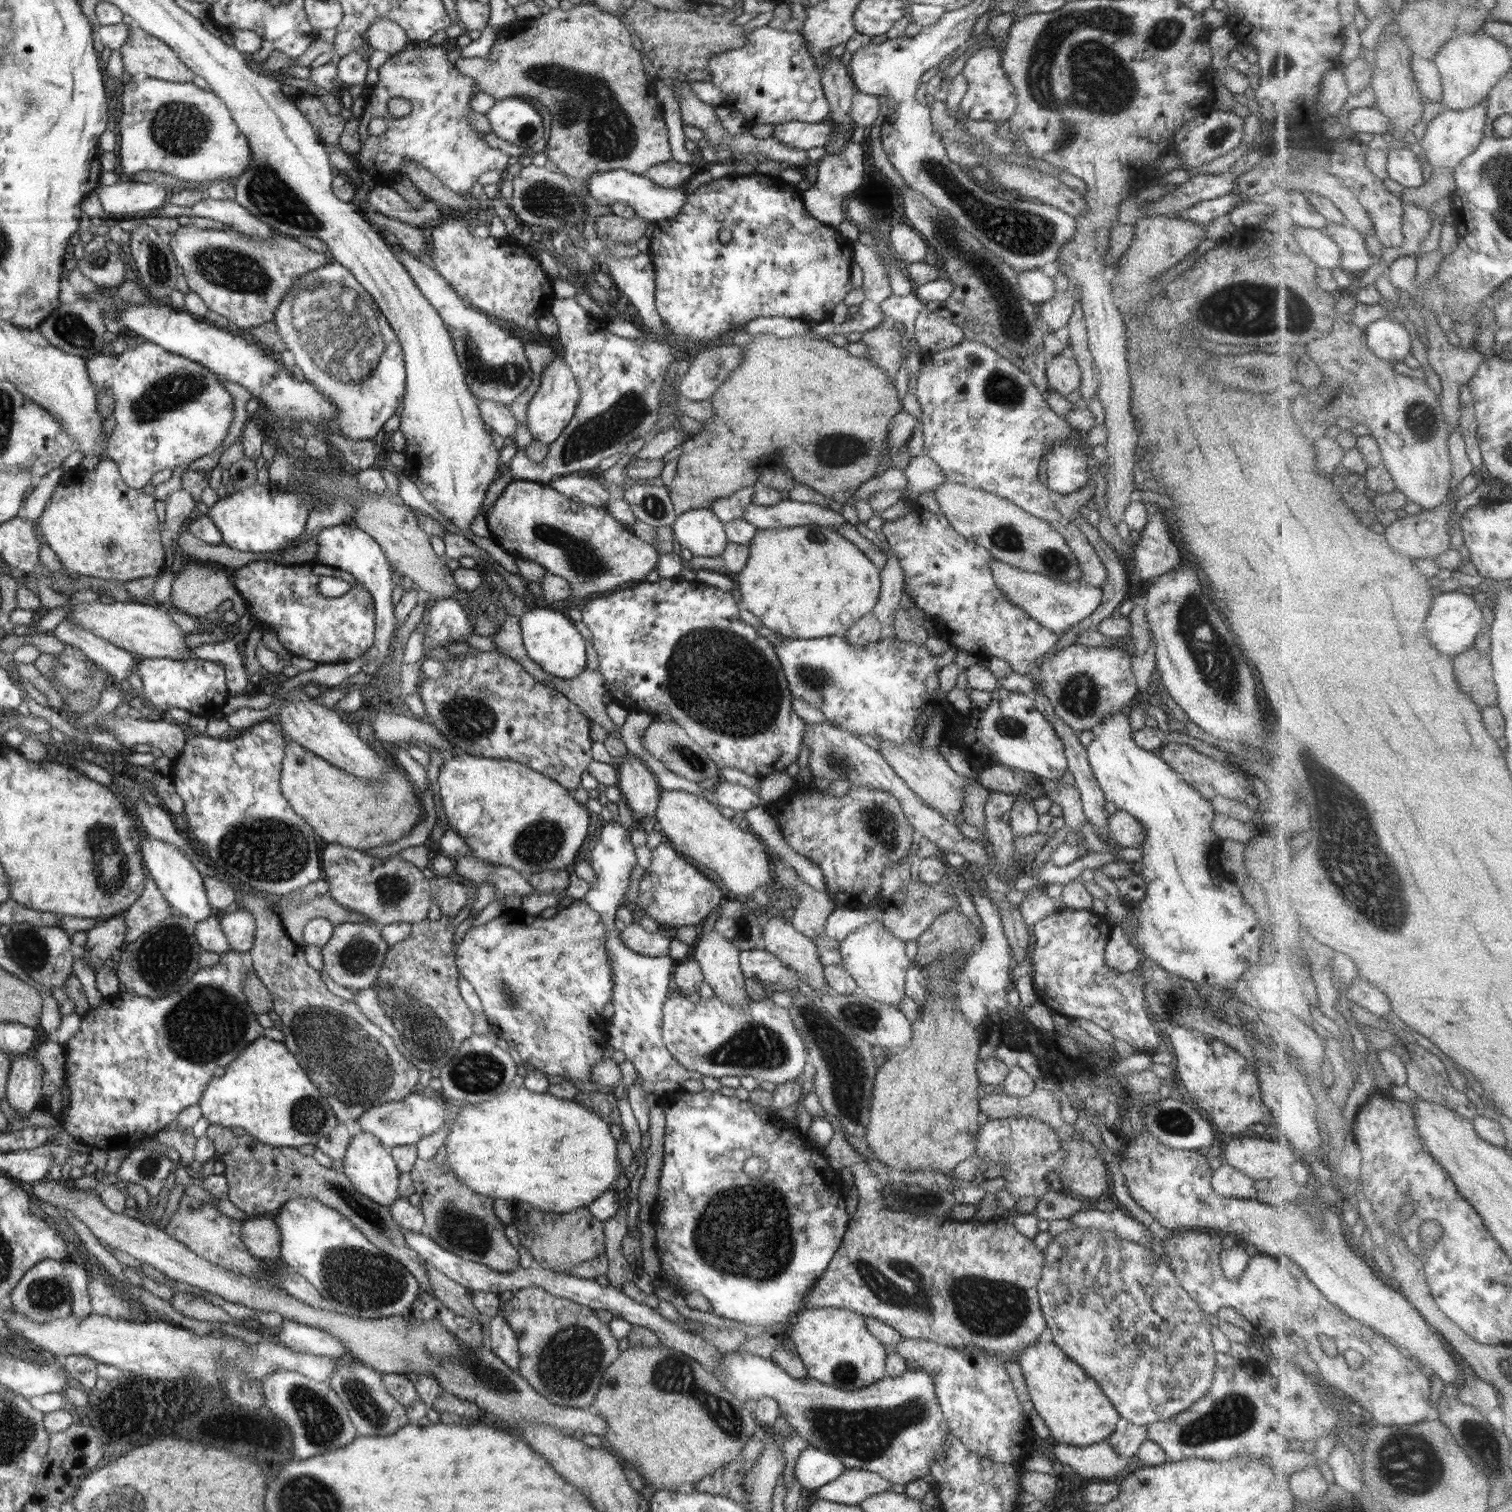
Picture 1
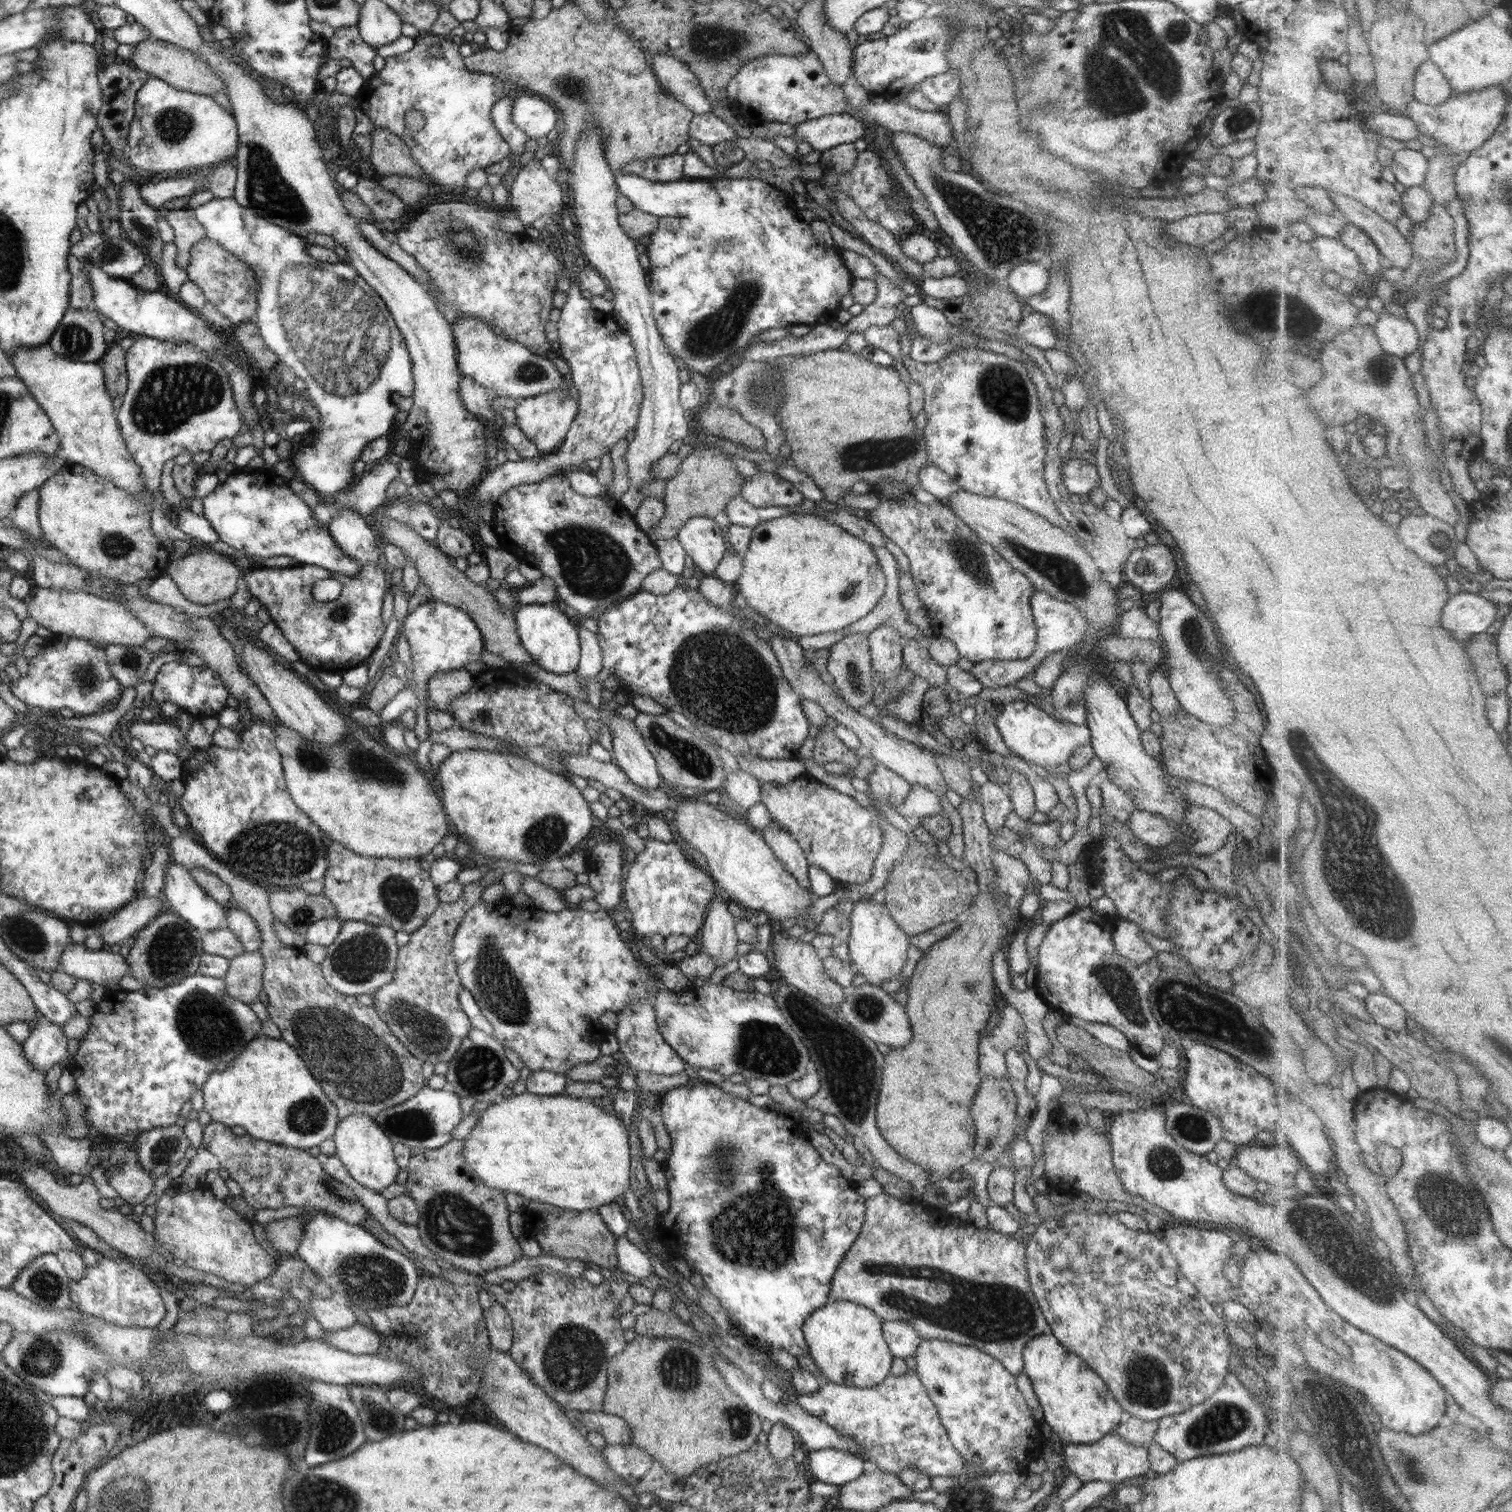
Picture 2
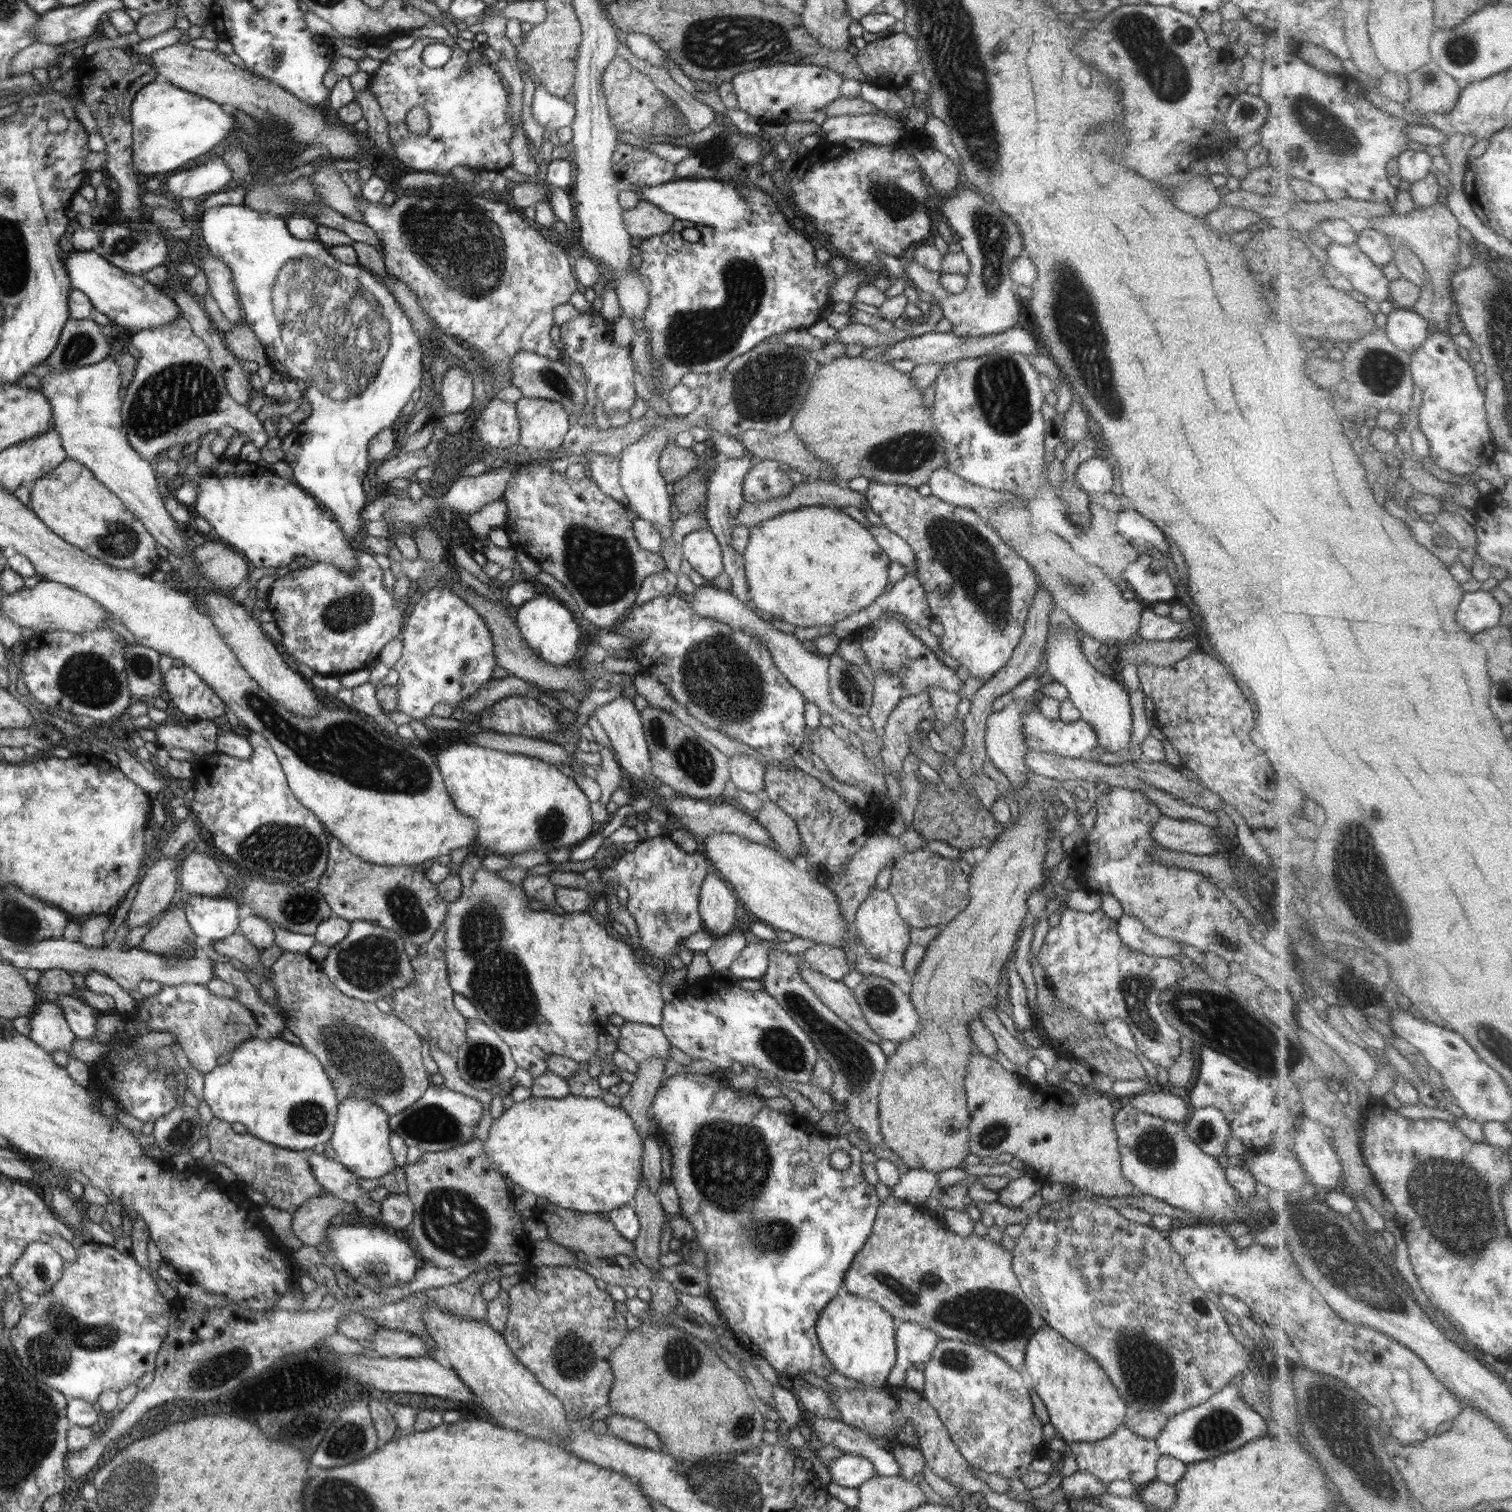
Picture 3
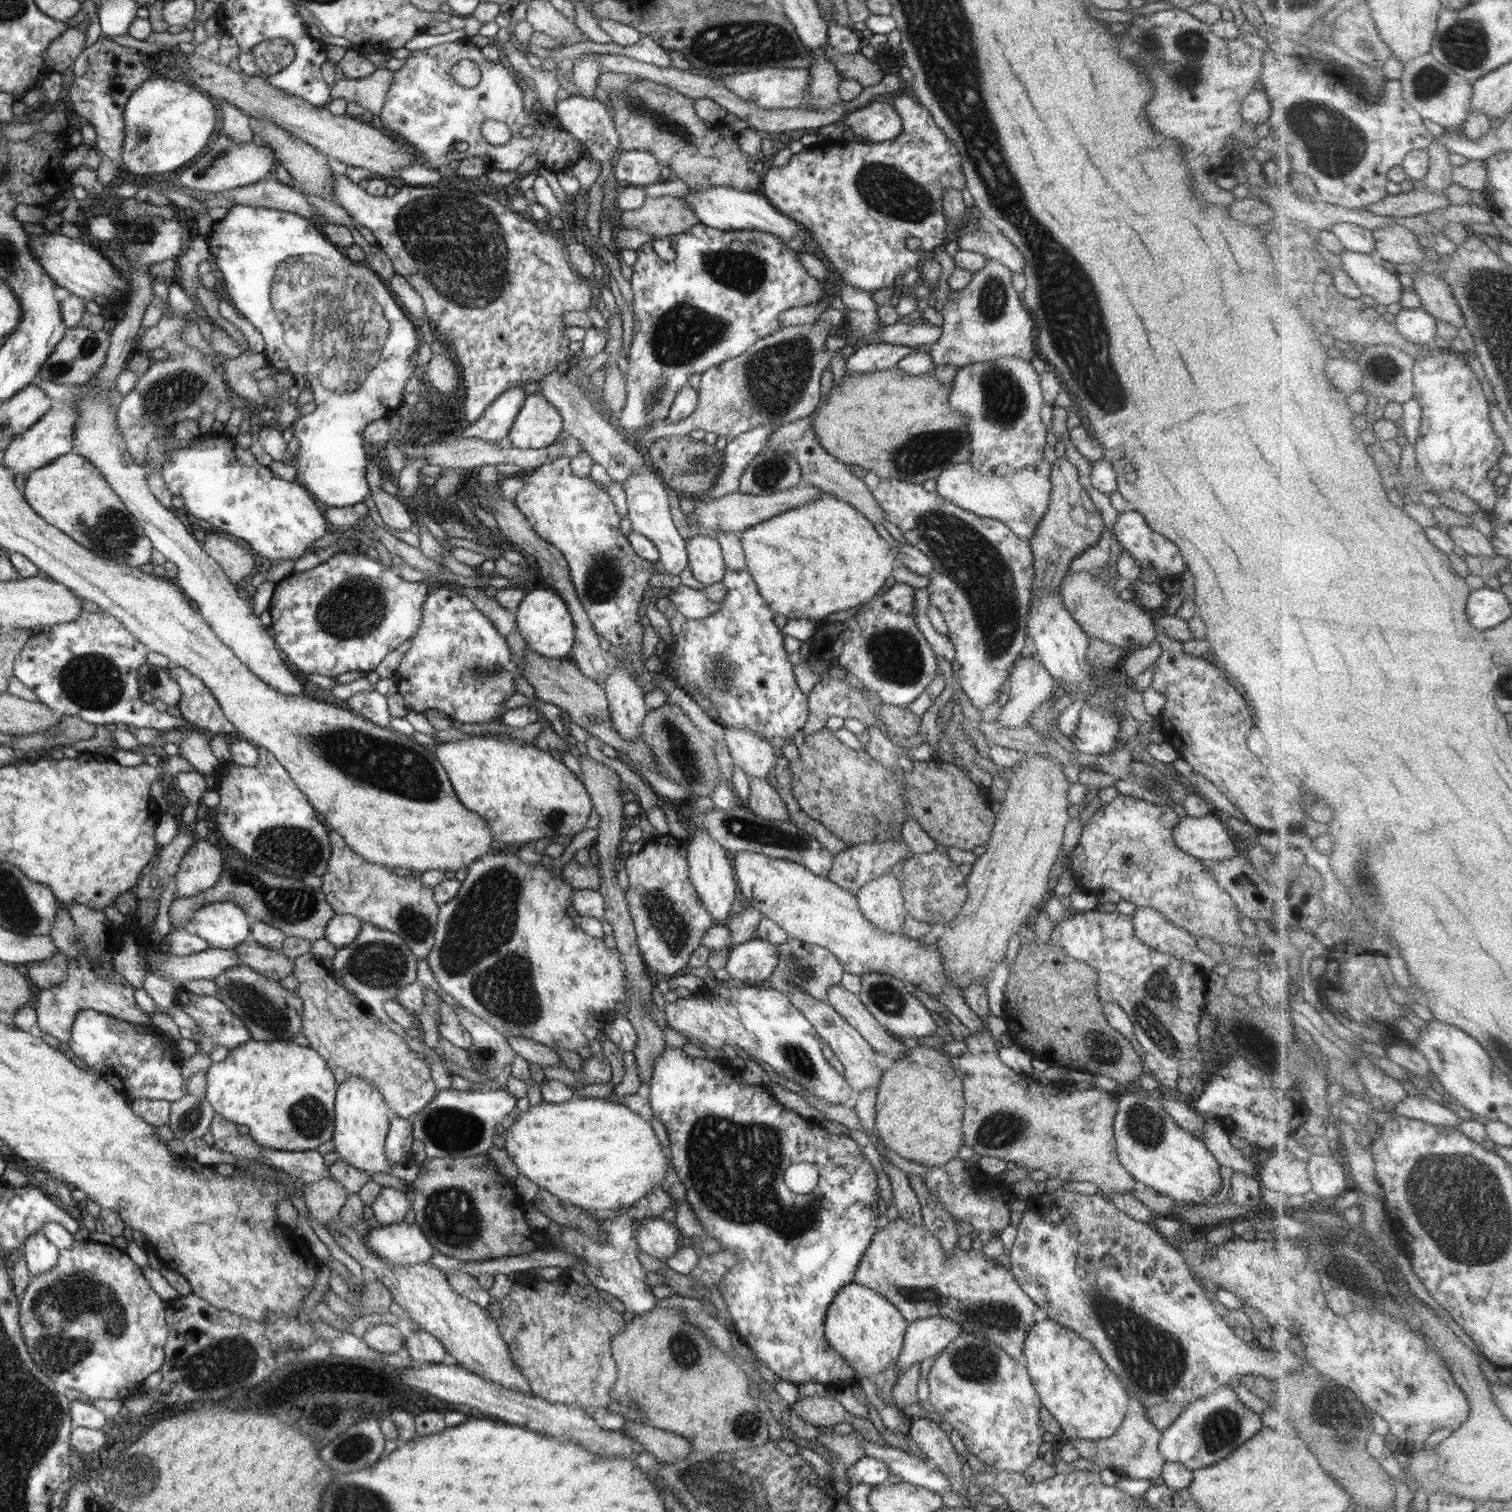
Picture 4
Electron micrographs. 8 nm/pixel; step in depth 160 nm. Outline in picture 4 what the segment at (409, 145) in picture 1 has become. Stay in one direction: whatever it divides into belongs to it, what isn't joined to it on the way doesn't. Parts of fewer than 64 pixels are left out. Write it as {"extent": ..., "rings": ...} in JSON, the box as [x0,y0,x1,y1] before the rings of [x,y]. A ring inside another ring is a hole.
{"extent":[380,38,587,174],"rings":[[[466,38],[457,39],[455,42],[444,42],[428,49],[411,51],[410,56],[403,60],[402,67],[393,72],[390,90],[386,94],[385,104],[380,113],[381,125],[385,126],[386,130],[389,130],[390,134],[395,137],[402,137],[422,157],[426,166],[432,169],[447,171],[452,160],[461,161],[464,158],[478,156],[484,161],[485,168],[488,170],[516,171],[518,166],[532,154],[538,156],[539,168],[542,166],[551,168],[556,174],[559,170],[572,168],[577,160],[583,158],[583,152],[587,147],[559,124],[554,113],[543,112],[543,110],[534,113],[533,108],[530,113],[524,113],[523,91],[525,87],[519,77],[510,69],[504,58],[499,62],[490,61],[482,55],[480,50],[480,47]],[[464,59],[473,60],[481,70],[481,79],[475,88],[462,88],[450,76],[452,66]],[[484,119],[499,120],[510,127],[512,138],[508,144],[494,146],[482,136],[481,126]],[[528,124],[534,125],[535,133],[524,137],[524,127]]]}

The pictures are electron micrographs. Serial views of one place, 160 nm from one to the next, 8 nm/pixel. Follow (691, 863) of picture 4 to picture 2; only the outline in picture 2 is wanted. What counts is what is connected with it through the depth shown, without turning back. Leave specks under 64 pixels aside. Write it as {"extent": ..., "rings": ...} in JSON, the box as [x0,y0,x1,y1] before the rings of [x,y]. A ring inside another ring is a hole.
{"extent":[697,895,739,966],"rings":[[[715,895],[707,905],[706,915],[697,935],[702,952],[710,955],[717,966],[726,965],[738,957],[736,947],[739,944],[734,926],[736,918],[728,911],[728,901]]]}

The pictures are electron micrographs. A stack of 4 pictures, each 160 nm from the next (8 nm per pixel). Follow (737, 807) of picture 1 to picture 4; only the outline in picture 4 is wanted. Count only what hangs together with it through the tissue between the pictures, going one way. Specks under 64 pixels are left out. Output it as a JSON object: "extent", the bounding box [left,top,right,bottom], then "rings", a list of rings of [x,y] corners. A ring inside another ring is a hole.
{"extent":[723,726,782,777],"rings":[[[723,726],[725,742],[733,762],[749,777],[766,777],[782,749],[774,748],[761,734],[744,728]]]}

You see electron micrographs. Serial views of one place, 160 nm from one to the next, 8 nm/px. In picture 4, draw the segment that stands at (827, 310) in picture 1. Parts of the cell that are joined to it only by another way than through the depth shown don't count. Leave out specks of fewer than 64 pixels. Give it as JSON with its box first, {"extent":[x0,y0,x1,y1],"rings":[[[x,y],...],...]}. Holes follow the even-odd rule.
{"extent":[615,222,831,435],"rings":[[[698,222],[683,234],[671,235],[670,243],[672,248],[676,250],[676,258],[674,261],[663,261],[660,259],[653,249],[653,244],[648,242],[640,245],[640,248],[637,248],[637,259],[631,266],[633,273],[628,280],[629,288],[627,293],[634,298],[632,308],[634,336],[630,354],[628,355],[629,371],[625,384],[627,392],[626,404],[624,405],[618,420],[615,421],[615,424],[619,427],[620,431],[624,431],[628,435],[640,434],[640,432],[646,430],[646,427],[653,425],[653,422],[665,419],[669,415],[670,407],[672,406],[678,391],[689,382],[690,375],[702,374],[709,368],[718,366],[721,362],[726,362],[731,358],[744,354],[757,340],[760,340],[769,334],[774,334],[774,332],[783,327],[778,316],[780,316],[784,310],[798,308],[798,306],[801,307],[802,305],[808,306],[809,304],[814,304],[814,302],[818,303],[819,301],[823,301],[831,289],[831,286],[827,285],[825,282],[810,276],[806,269],[804,269],[802,263],[800,263],[798,253],[790,249],[784,240],[780,240],[778,236],[766,234],[766,232],[758,232],[758,230],[722,231],[709,228],[709,226]]]}

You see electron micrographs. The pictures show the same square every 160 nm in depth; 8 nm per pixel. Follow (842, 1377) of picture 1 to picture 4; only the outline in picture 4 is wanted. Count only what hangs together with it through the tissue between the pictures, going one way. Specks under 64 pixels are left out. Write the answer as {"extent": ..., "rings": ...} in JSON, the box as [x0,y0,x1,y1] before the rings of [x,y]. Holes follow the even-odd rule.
{"extent":[824,1280,908,1380],"rings":[[[854,1280],[838,1291],[824,1321],[826,1340],[850,1364],[858,1380],[872,1378],[889,1366],[895,1366],[908,1324],[896,1306]]]}

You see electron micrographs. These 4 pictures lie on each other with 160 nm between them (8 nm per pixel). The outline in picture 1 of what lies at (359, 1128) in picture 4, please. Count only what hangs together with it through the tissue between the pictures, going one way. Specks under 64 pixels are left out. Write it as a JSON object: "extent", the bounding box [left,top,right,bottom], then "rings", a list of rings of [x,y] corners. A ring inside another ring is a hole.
{"extent":[343,1130,401,1207],"rings":[[[362,1130],[351,1137],[346,1156],[343,1158],[343,1169],[343,1173],[348,1175],[358,1192],[361,1192],[366,1198],[387,1207],[401,1198],[401,1169],[397,1166],[395,1158],[392,1158],[391,1150],[386,1149],[380,1138],[374,1134]]]}

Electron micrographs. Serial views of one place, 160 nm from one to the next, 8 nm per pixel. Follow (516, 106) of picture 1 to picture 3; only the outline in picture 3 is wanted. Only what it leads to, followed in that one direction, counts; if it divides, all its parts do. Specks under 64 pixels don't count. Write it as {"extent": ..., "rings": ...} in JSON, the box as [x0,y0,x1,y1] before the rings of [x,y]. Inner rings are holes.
{"extent":[530,81,575,132],"rings":[[[537,81],[535,83],[536,92],[534,92],[532,106],[530,106],[534,120],[544,128],[551,128],[553,132],[562,126],[570,126],[575,115],[575,105],[552,96],[545,90],[543,84]]]}

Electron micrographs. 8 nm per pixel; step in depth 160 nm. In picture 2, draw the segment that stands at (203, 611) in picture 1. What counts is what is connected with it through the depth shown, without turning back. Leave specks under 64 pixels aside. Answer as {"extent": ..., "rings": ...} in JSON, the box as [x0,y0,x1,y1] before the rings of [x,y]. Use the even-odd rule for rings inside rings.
{"extent":[167,548,240,605],"rings":[[[201,548],[198,553],[171,561],[167,574],[187,599],[203,605],[231,598],[240,578],[240,570],[232,562],[228,562],[228,556],[210,548]]]}

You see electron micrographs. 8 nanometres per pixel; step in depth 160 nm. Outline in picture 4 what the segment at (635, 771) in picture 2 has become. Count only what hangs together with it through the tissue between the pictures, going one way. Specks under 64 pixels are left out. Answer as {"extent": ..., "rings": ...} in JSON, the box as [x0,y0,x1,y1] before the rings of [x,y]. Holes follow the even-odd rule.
{"extent":[602,657,649,742],"rings":[[[616,657],[619,665],[602,683],[610,708],[609,718],[622,740],[633,742],[641,736],[641,726],[649,706],[644,702],[644,691],[632,677],[623,661]]]}

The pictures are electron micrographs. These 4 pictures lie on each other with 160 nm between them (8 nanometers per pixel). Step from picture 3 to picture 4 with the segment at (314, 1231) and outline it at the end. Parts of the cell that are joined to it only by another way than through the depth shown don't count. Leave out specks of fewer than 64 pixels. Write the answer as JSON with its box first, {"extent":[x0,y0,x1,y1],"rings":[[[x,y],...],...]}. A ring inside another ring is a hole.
{"extent":[302,1177,349,1227],"rings":[[[333,1177],[323,1178],[320,1182],[306,1183],[302,1188],[302,1199],[308,1212],[326,1227],[334,1217],[338,1217],[349,1195]]]}

